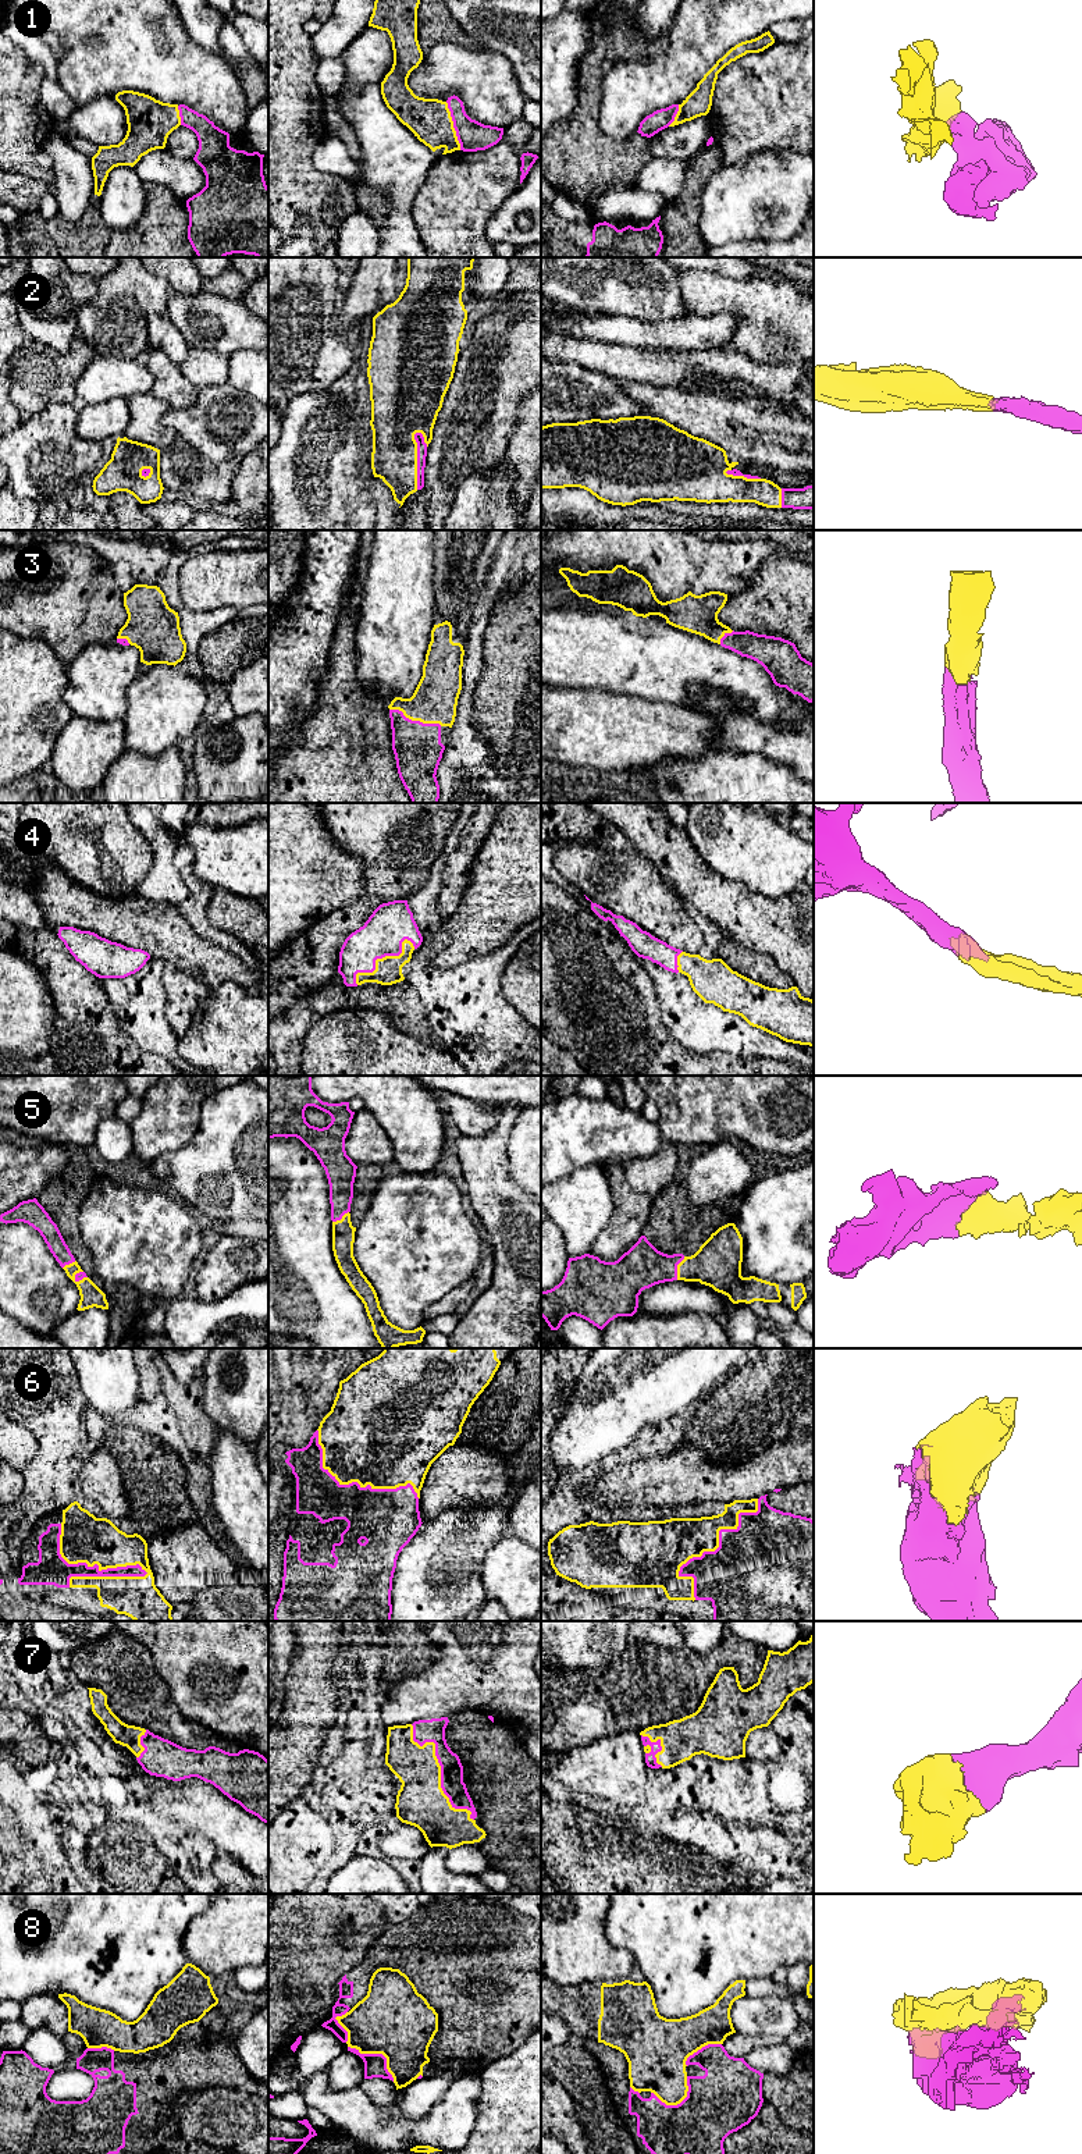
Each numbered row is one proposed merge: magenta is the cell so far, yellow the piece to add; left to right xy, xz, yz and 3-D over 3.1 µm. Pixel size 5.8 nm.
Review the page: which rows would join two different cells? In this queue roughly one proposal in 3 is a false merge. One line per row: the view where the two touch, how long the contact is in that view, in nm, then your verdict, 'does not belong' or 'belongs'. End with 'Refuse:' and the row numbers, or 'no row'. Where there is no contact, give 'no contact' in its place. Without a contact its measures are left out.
1: xz | 300 nm | does not belong
2: xz | 340 nm | belongs
3: xz | 320 nm | belongs
4: xz | 420 nm | belongs
5: yz | 140 nm | belongs
6: xy | 600 nm | belongs
7: xz | 650 nm | belongs
8: xz | 340 nm | does not belong
Refuse: 1, 8

